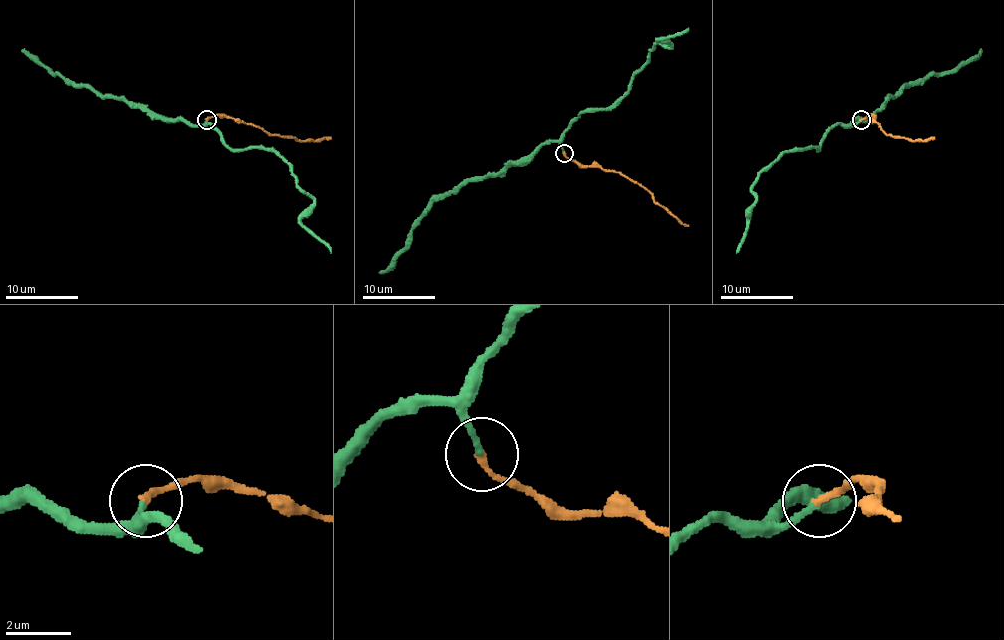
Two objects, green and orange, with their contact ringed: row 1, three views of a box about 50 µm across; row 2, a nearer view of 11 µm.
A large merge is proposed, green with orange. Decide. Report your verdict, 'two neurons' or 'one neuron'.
one neuron

